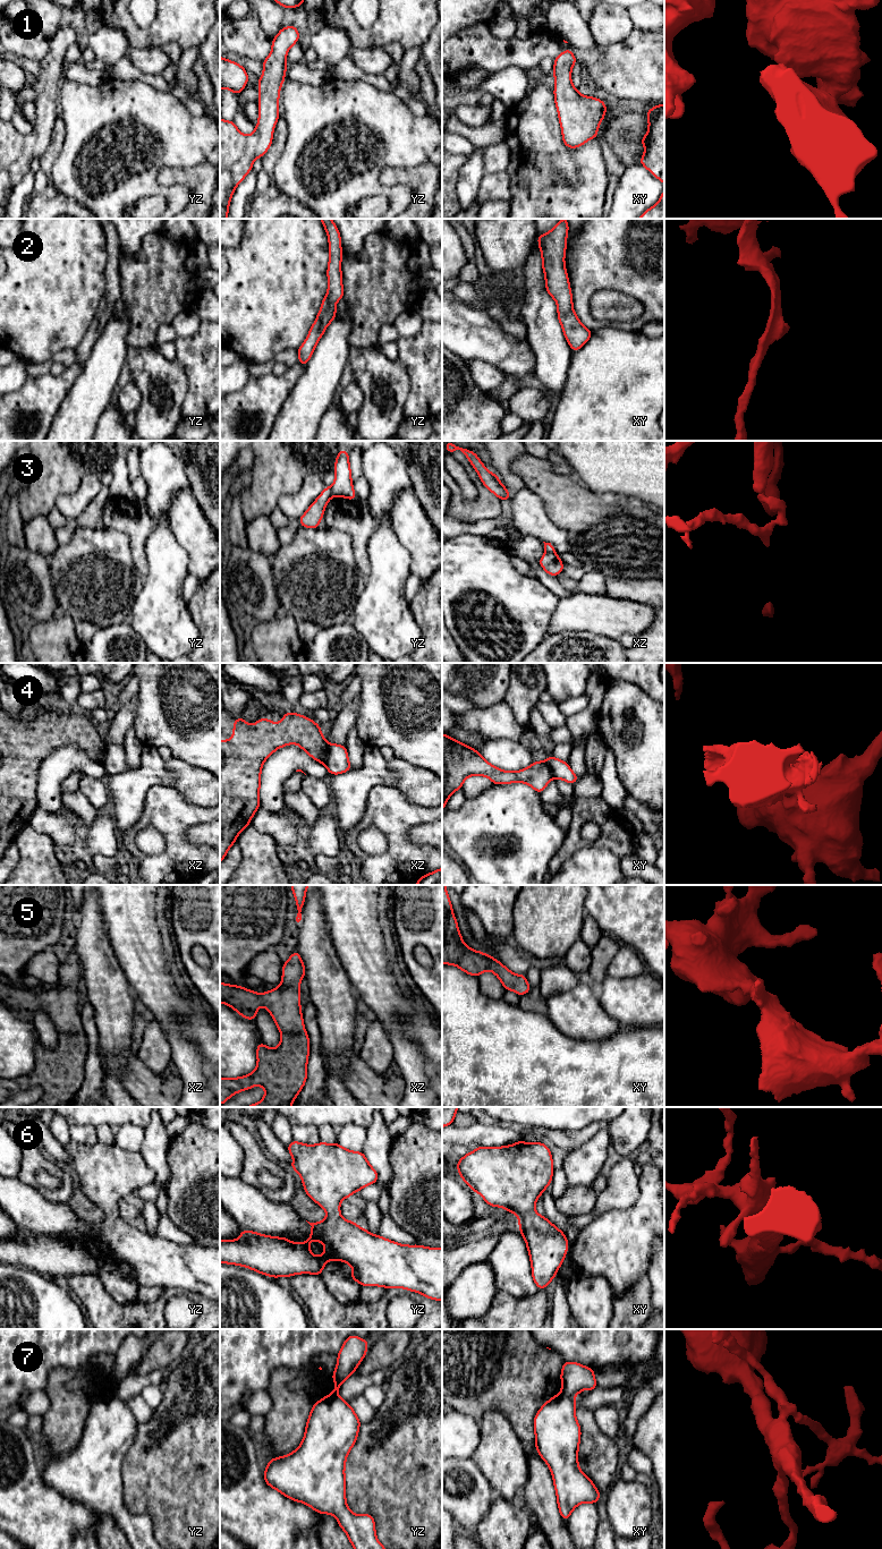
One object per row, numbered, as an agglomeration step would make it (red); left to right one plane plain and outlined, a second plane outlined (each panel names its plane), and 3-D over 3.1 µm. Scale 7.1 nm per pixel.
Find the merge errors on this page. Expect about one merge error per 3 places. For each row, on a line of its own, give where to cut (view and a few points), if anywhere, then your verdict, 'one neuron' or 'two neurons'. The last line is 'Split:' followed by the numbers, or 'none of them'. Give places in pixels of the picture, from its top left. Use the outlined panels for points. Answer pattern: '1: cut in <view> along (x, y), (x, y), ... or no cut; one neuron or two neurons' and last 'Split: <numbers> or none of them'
1: no cut; one neuron
2: no cut; one neuron
3: cut in yz along (329, 487), (332, 495); two neurons
4: cut in xz along (329, 745), (323, 763); two neurons
5: no cut; one neuron
6: no cut; one neuron
7: cut in xy along (560, 1393), (568, 1396); two neurons
Split: 3, 4, 7

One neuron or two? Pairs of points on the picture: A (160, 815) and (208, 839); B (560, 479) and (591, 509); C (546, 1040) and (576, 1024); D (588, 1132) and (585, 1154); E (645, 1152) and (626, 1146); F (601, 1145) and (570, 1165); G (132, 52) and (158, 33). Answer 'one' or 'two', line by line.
A: two
B: one
C: two
D: two
E: two
F: one
G: two

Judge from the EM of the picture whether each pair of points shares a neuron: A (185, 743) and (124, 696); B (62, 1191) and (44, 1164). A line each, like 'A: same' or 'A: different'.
A: different
B: same

